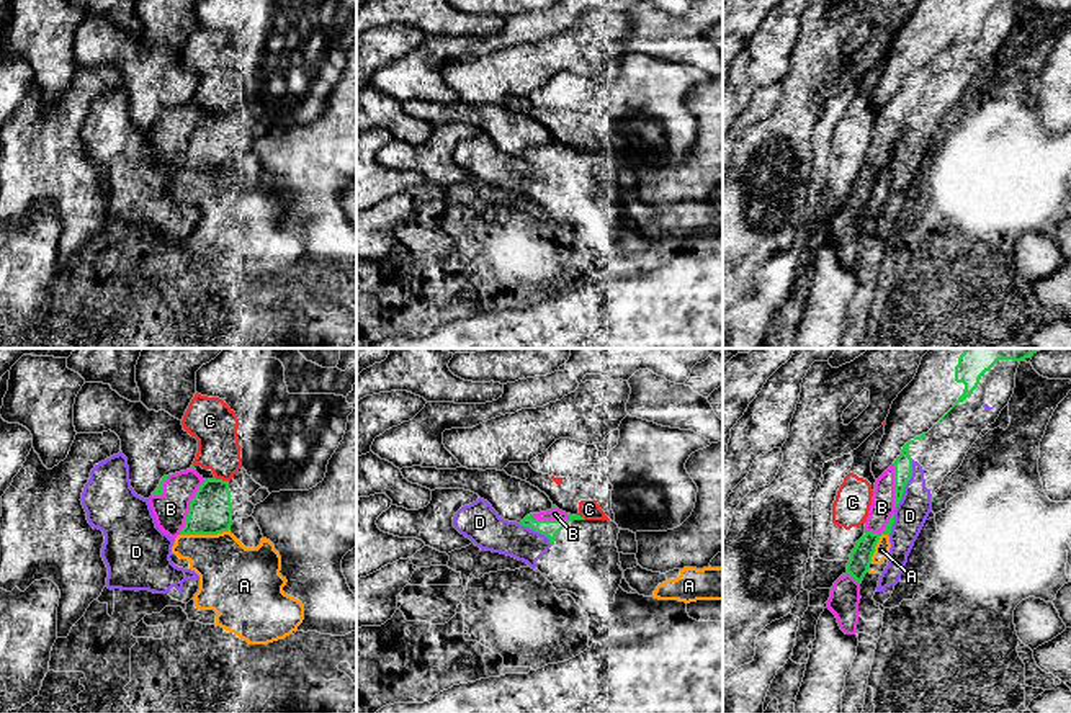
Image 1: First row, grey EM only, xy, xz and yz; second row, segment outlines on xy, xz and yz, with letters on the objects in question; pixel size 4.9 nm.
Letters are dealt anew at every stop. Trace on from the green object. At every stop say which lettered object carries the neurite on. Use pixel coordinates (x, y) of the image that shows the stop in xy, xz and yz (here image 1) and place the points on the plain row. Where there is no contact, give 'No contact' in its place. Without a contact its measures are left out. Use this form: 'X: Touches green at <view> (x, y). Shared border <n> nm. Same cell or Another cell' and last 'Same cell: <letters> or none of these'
A: Touches green at xy (203, 167). Shared border 240 nm. Another cell
B: Touches green at xy (190, 141). Shared border 300 nm. Another cell
C: Touches green at xy (221, 113). Shared border 70 nm. Another cell
D: Touches green at yz (906, 116). Shared border 260 nm. Same cell
Same cell: D

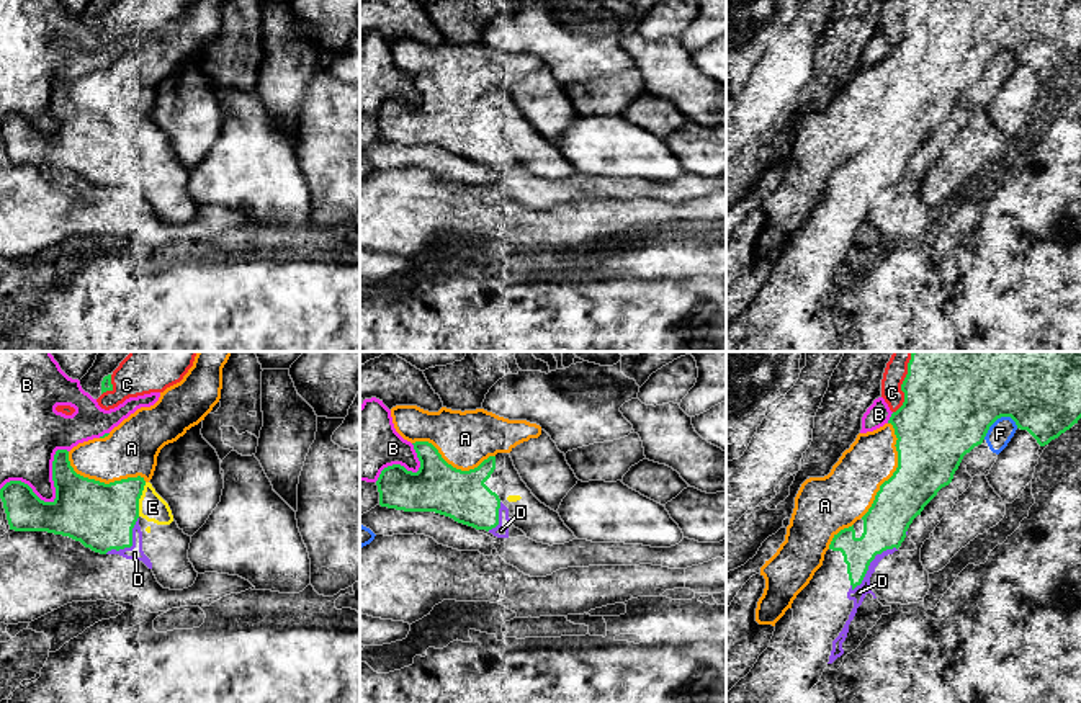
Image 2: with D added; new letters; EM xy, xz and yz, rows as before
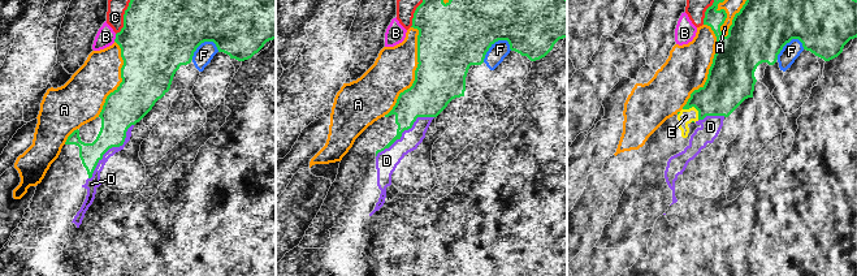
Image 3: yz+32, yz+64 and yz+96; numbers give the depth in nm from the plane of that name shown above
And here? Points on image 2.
A: Touches green at yz (897, 103). Shared border 500 nm. Another cell
B: Touches green at xy (56, 129). Shared border 380 nm. Another cell
C: Touches green at yz (901, 23). Shared border 240 nm. Another cell
D: Touches green at yz (869, 198). Shared border 300 nm. Another cell
E: Touches green at xy (139, 131). Shared border 170 nm. Another cell
F: Touches green at yz (998, 51). Shared border 190 nm. Another cell
Same cell: none of these

